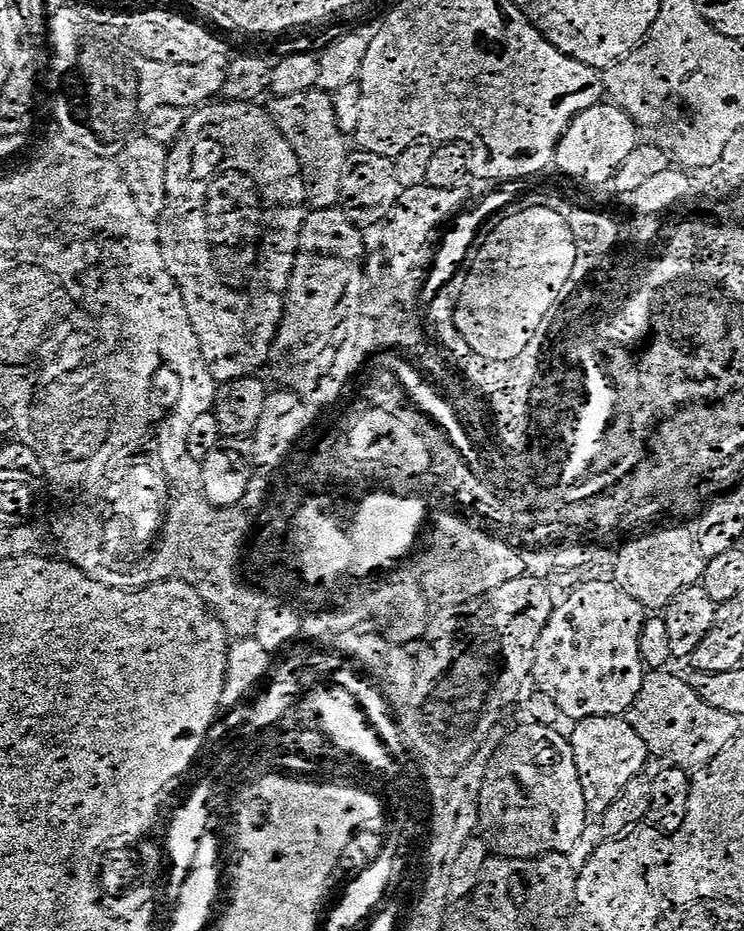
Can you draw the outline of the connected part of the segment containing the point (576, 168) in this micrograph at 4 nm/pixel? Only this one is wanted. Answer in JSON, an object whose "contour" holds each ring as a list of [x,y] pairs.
{"contour":[[[601,102],[578,114],[564,132],[556,147],[555,167],[560,167],[568,176],[585,180],[588,184],[604,184],[615,181],[616,172],[626,162],[630,150],[638,143],[638,129],[633,120],[615,104]]]}

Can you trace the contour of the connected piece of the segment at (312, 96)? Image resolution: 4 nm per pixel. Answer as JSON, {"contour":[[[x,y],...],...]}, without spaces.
{"contour":[[[321,90],[289,96],[280,94],[267,105],[266,111],[272,125],[283,134],[286,142],[290,142],[290,146],[294,146],[294,154],[298,154],[309,209],[313,213],[341,211],[348,165],[354,159],[354,152],[348,149],[350,137],[338,118],[333,93]]]}

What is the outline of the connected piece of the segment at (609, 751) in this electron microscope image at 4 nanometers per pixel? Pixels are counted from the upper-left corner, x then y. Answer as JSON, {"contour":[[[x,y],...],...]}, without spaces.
{"contour":[[[599,716],[586,718],[575,725],[570,732],[574,762],[578,766],[578,778],[582,782],[582,794],[586,798],[586,806],[593,817],[600,818],[616,799],[630,786],[633,778],[641,775],[650,761],[650,753],[646,742],[638,738],[638,730],[630,726],[624,716]]]}

